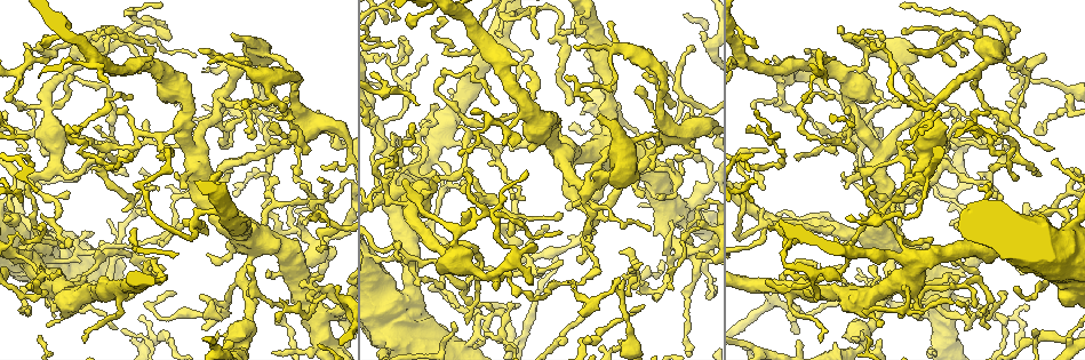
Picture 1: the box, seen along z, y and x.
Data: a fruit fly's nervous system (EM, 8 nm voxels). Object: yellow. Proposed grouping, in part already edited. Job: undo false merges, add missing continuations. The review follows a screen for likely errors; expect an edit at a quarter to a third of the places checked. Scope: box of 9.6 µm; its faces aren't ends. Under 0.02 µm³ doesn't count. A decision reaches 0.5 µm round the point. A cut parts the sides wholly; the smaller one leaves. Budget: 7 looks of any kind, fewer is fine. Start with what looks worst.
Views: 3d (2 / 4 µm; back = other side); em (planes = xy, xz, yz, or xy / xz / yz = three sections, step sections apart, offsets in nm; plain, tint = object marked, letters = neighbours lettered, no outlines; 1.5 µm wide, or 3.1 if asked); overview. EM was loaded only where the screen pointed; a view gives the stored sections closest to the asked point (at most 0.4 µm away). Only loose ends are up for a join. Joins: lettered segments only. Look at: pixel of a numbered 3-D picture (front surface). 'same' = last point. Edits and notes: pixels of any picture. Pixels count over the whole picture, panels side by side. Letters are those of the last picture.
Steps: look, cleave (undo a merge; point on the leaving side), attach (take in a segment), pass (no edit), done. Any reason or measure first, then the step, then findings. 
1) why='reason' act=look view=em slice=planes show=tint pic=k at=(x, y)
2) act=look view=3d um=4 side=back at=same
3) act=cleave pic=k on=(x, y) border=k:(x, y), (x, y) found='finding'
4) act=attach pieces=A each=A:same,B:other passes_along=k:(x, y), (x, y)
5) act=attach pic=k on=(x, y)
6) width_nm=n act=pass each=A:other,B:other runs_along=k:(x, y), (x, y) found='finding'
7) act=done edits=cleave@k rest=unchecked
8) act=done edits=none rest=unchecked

why='sharp bend' act=look view=3d um=2 pic=1 at=(230, 142)

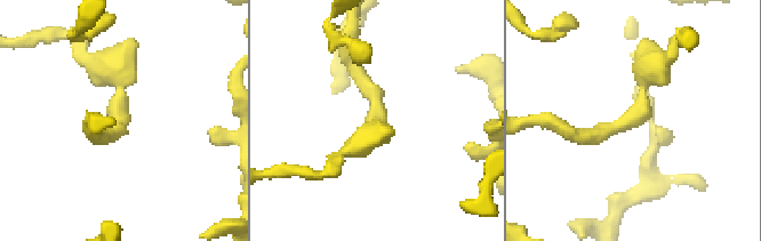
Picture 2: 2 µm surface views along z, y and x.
why='now the EM' act=look view=em slice=xy step=4 show=tint pic=2 at=(118, 123)

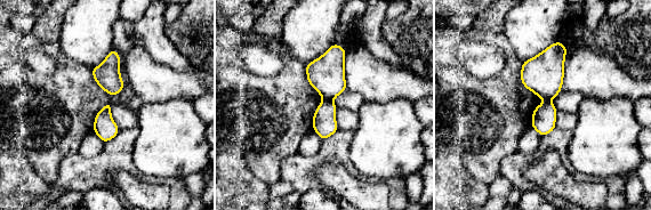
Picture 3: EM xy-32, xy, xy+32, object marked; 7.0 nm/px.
why='cut it another way' act=look view=em slice=yz step=8 show=letters at=same

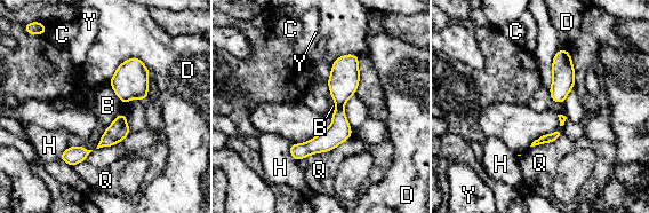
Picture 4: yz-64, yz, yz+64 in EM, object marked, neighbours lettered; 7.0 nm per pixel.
longest_contact=Q:400nm act=pass each=B:other,C:other,D:other,H:other,Q:other,Y:other found='one neuron here'

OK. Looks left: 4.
why='abrupt turn' act=look view=em slice=planes show=tint pic=1 at=(473, 340)

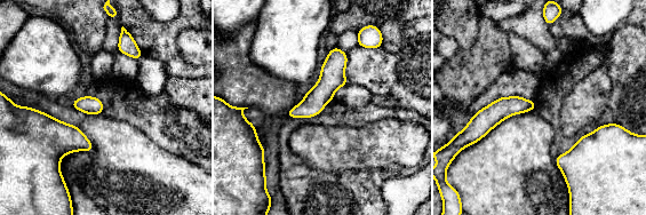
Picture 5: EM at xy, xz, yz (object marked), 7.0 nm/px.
why='what lies round it' act=look view=em slice=planes show=letters at=same

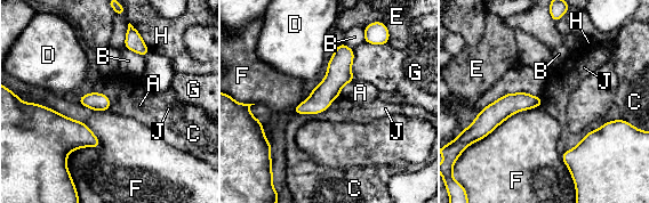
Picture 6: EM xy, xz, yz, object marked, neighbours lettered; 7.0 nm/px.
width_nm=130 act=pass each=A:other,B:other,C:other,D:other,E:other,F:other,G:other,H:other,J:other runs_along=6:(343, 47), (335, 80), (297, 111) found='continuous, no second neuron'

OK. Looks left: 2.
why='branch stops here' act=look view=em slice=planes show=letters pic=1 at=(855, 35)

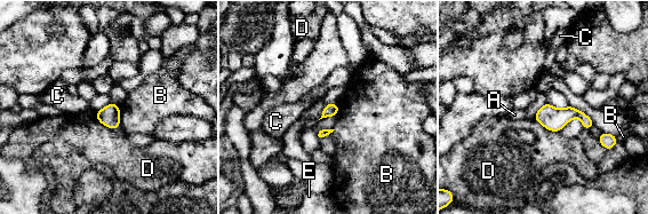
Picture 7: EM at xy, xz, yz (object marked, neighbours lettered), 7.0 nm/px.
longest_contact=D:200nm act=pass each=A:other,B:other,C:other,D:other,E:other border=7:(119, 105), (120, 126) found='none of them fits'

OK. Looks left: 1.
act=done edits=none rest=unchecked

